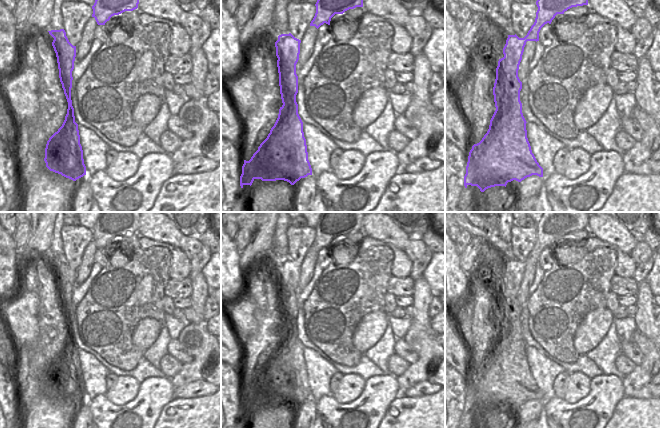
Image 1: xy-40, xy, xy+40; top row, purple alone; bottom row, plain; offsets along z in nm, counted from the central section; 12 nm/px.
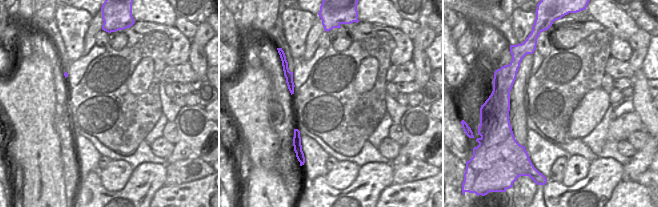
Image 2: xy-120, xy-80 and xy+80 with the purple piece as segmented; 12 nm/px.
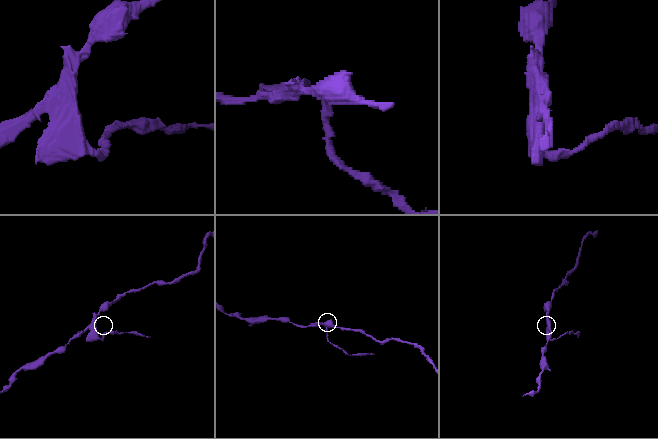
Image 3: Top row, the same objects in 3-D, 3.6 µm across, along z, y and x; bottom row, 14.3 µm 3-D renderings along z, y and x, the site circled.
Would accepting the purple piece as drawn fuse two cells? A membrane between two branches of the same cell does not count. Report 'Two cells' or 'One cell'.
Two cells.

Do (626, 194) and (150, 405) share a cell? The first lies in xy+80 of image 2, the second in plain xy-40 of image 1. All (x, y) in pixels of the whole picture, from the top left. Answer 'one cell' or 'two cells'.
two cells

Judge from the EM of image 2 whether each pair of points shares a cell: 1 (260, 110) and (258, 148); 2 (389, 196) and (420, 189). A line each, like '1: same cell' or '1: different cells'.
1: same cell
2: same cell

